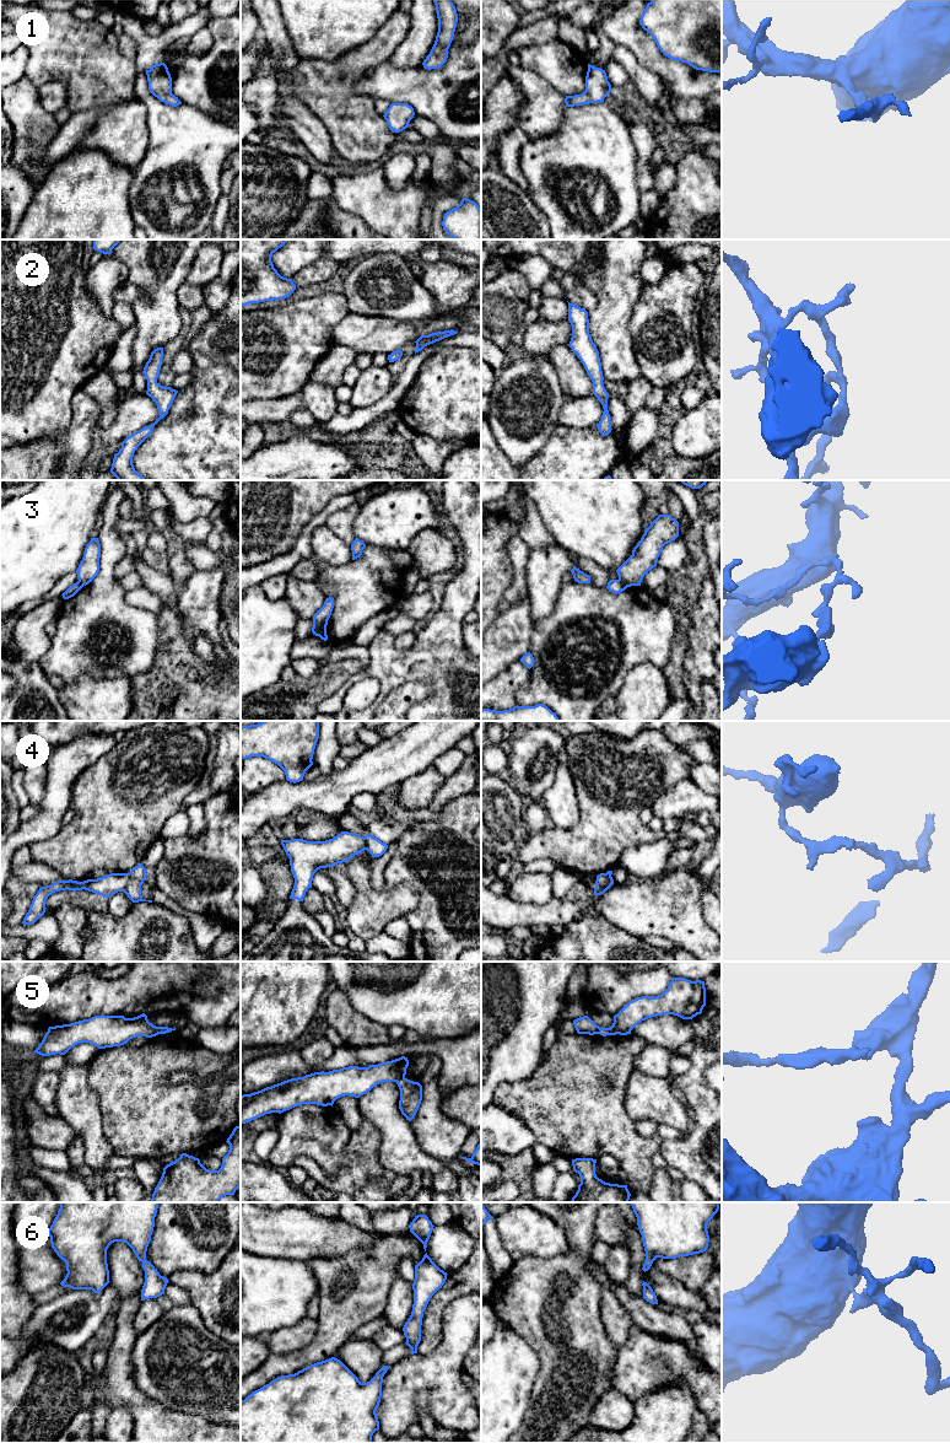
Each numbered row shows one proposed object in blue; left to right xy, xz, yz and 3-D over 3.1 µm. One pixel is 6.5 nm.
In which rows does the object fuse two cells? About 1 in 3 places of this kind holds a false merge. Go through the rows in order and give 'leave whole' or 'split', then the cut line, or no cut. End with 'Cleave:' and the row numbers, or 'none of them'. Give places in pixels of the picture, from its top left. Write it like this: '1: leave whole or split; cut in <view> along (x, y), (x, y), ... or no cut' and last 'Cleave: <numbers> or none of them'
1: leave whole; no cut
2: leave whole; no cut
3: split; cut in xz along (327, 619), (317, 635)
4: split; cut in xy along (128, 873), (128, 881), (123, 890)
5: split; cut in xz along (404, 1077), (397, 1082)
6: leave whole; no cut
Cleave: 3, 4, 5

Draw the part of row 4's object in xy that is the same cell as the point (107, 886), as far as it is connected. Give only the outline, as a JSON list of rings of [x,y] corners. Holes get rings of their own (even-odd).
[[[110,873],[97,879],[87,879],[83,882],[77,881],[58,881],[50,885],[41,887],[33,897],[28,912],[26,914],[22,924],[32,925],[45,912],[45,901],[49,895],[60,890],[88,890],[102,895],[103,898],[112,897],[118,892],[124,892],[129,881],[128,873]]]

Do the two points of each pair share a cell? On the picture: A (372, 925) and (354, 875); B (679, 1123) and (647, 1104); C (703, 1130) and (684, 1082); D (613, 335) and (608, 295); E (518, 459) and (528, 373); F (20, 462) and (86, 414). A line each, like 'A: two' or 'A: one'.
A: one
B: one
C: one
D: one
E: one
F: one

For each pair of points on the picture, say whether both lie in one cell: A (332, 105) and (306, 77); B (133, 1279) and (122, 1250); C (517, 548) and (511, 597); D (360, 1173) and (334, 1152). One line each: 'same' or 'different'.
A: same
B: same
C: same
D: different

